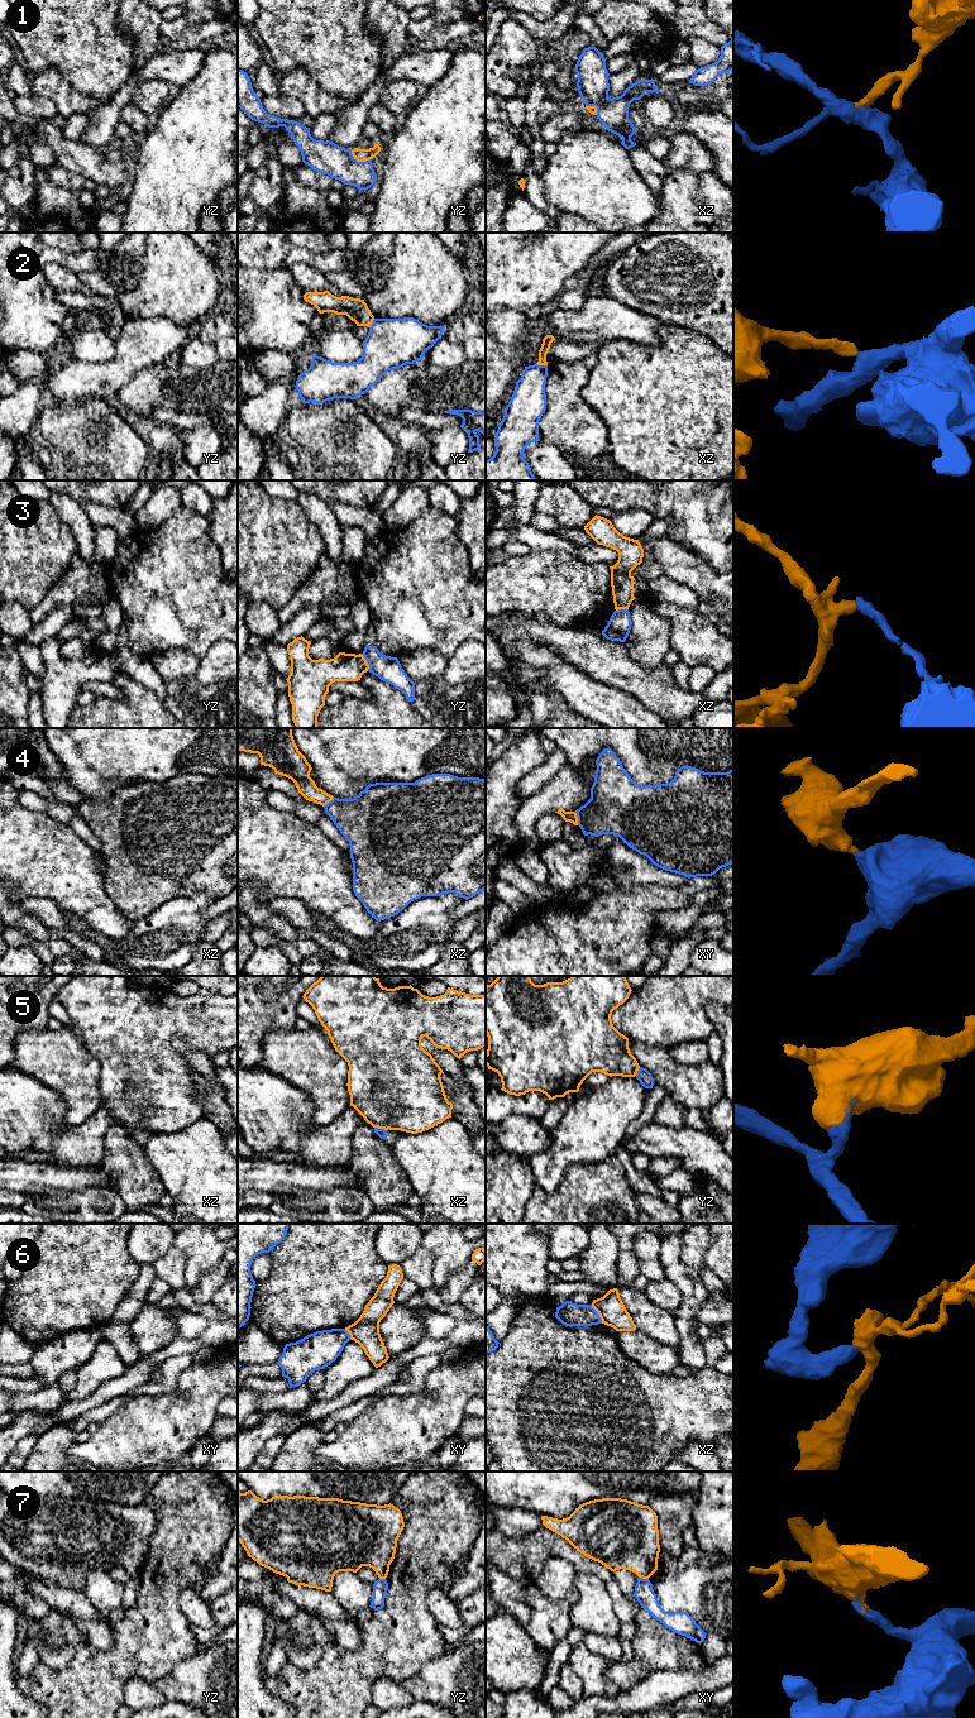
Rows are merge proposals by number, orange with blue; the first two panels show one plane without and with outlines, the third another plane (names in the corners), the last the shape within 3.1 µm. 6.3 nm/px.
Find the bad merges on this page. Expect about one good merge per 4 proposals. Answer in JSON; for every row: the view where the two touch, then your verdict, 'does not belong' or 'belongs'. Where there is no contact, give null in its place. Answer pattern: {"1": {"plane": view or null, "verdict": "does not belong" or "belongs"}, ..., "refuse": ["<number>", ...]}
{"1": {"plane": "yz", "verdict": "does not belong"}, "2": {"plane": "xz", "verdict": "does not belong"}, "3": {"plane": "yz", "verdict": "does not belong"}, "4": {"plane": "xy", "verdict": "does not belong"}, "5": {"plane": "xz", "verdict": "does not belong"}, "6": {"plane": "xz", "verdict": "does not belong"}, "7": {"plane": "xy", "verdict": "does not belong"}, "refuse": ["1", "2", "3", "4", "5", "6", "7"]}

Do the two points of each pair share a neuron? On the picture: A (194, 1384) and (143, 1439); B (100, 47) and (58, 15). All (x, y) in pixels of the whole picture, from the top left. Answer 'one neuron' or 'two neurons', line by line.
A: one neuron
B: one neuron

